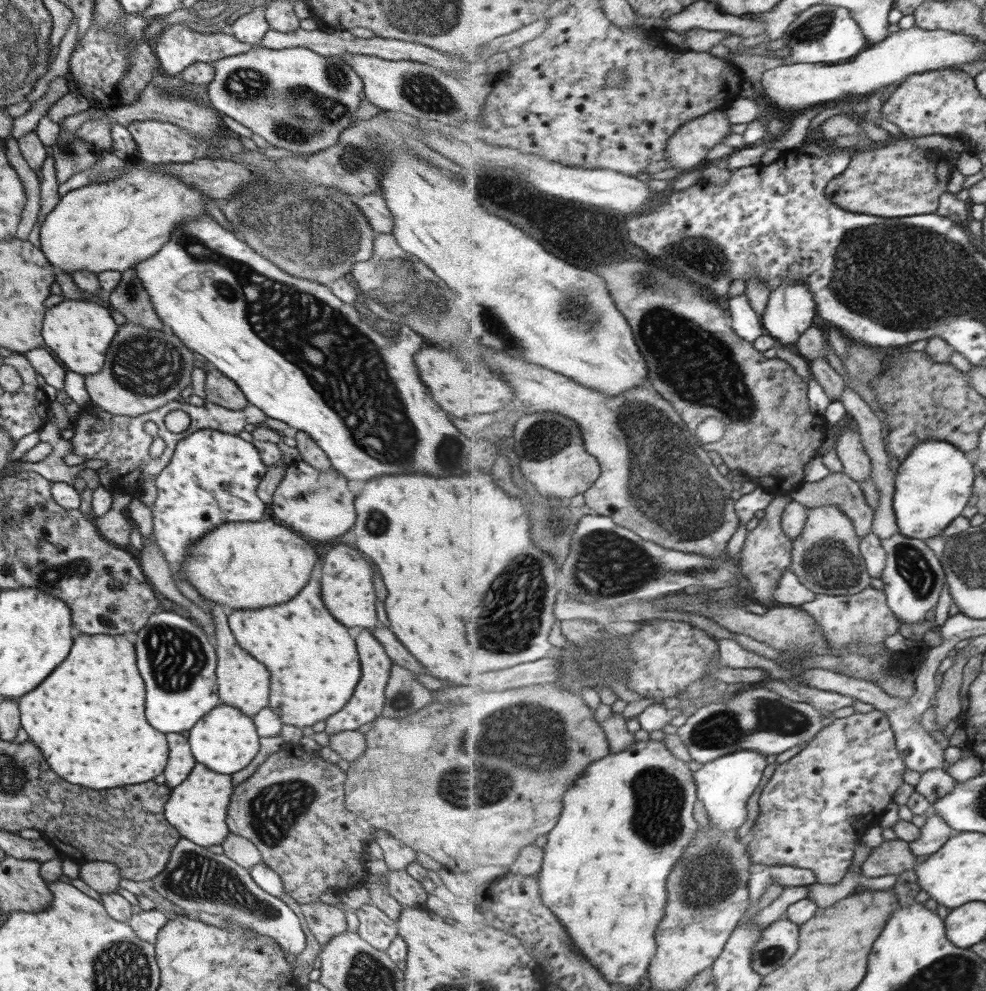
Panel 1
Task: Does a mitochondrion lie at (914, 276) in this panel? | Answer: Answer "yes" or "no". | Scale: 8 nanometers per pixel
yes

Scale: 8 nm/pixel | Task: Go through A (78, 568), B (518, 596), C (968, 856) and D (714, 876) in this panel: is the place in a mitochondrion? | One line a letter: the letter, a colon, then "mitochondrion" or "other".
A: mitochondrion
B: mitochondrion
C: other
D: mitochondrion

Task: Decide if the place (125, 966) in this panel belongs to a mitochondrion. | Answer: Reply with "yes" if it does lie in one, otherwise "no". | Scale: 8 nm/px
yes

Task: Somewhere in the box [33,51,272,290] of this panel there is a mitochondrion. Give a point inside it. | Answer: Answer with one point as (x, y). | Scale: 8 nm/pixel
(169, 95)

